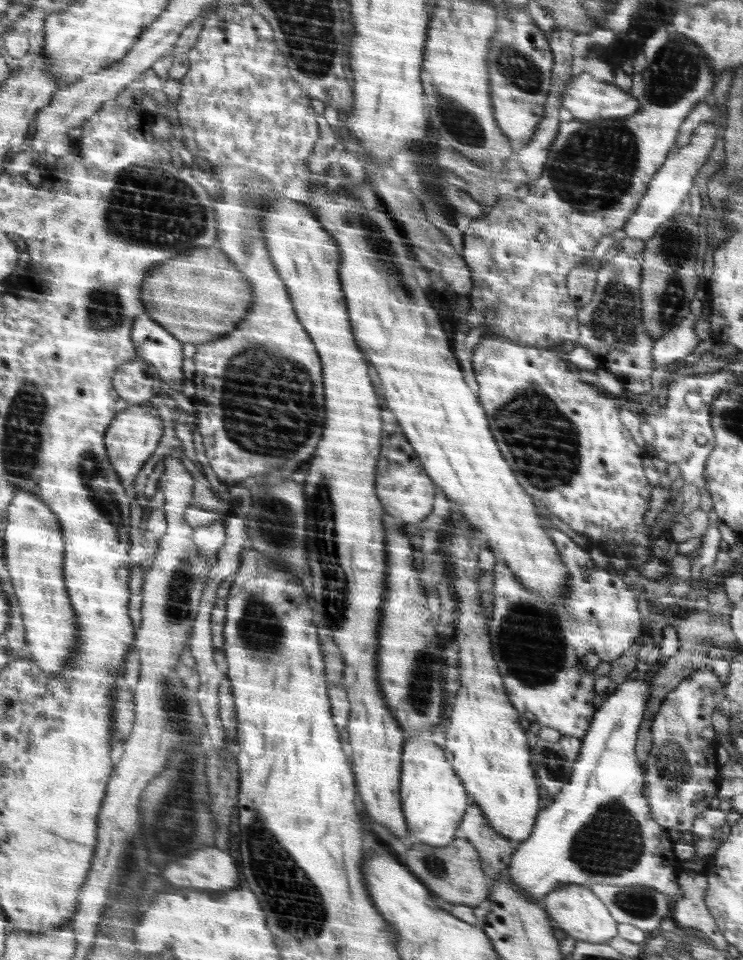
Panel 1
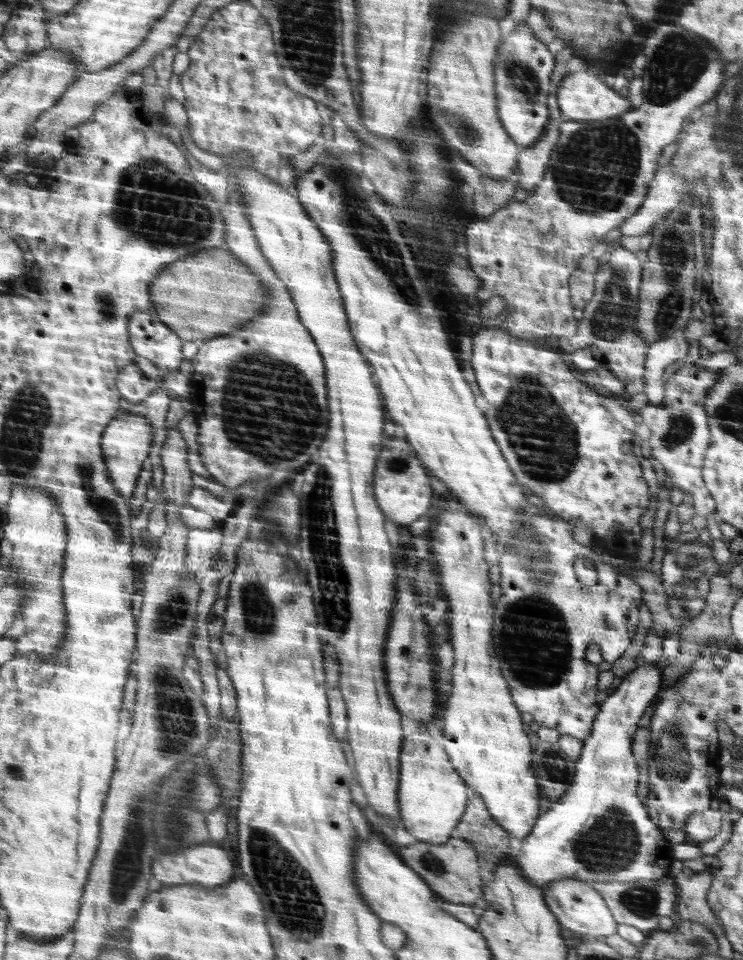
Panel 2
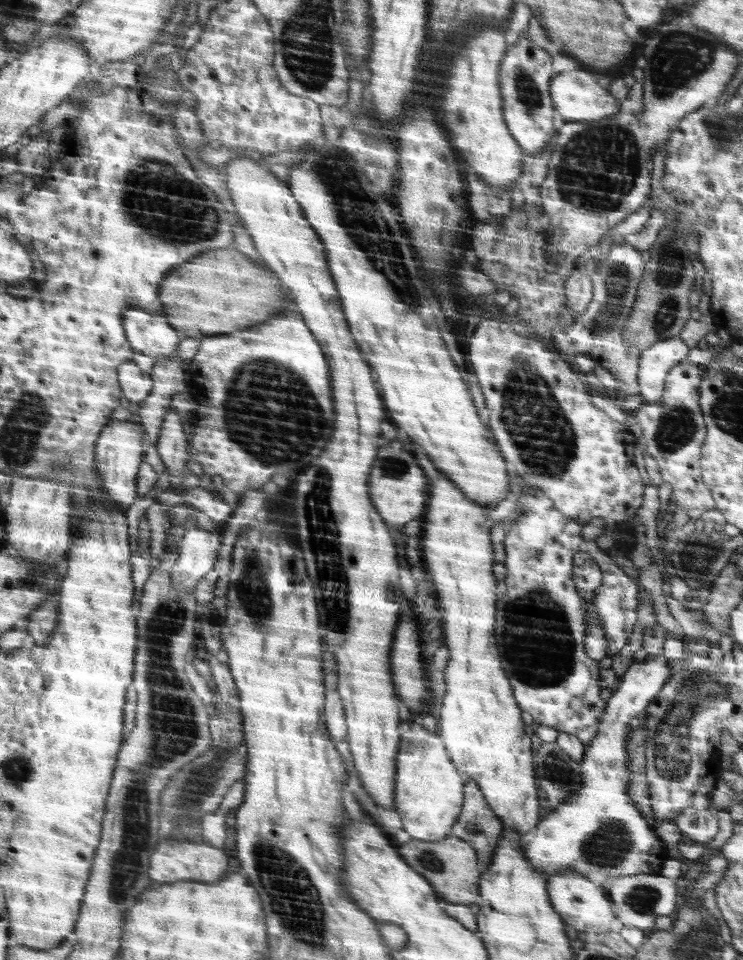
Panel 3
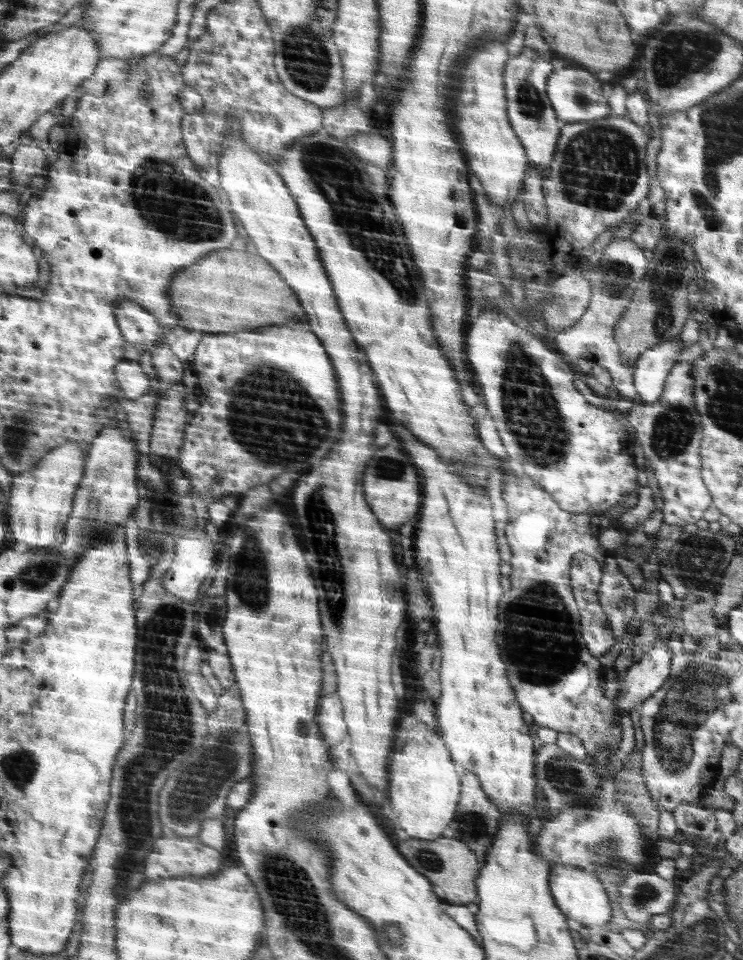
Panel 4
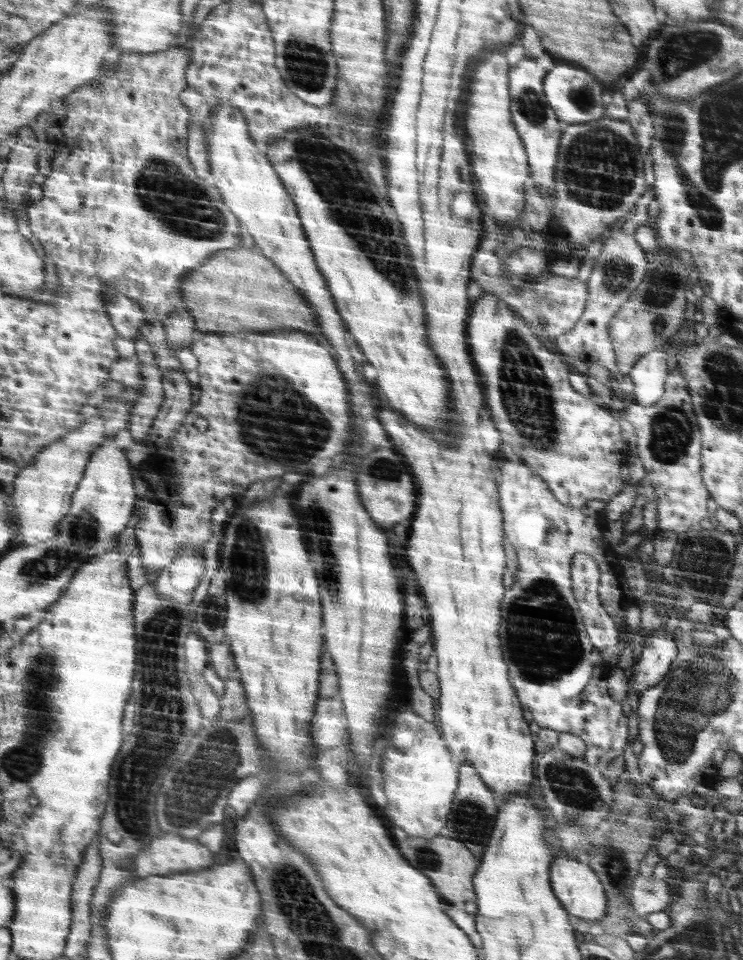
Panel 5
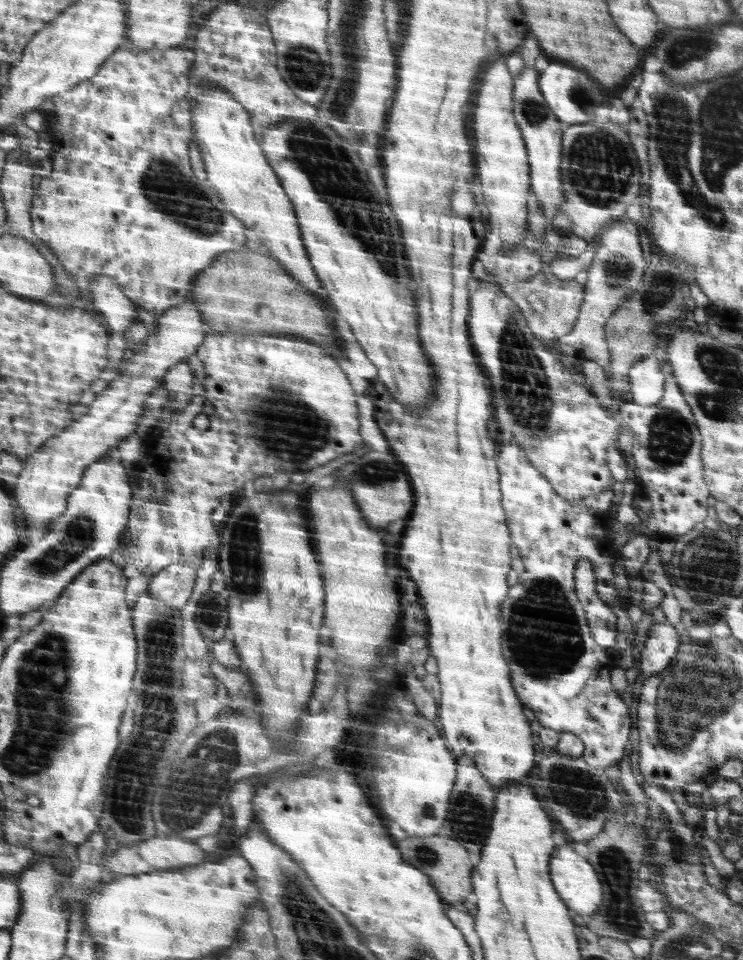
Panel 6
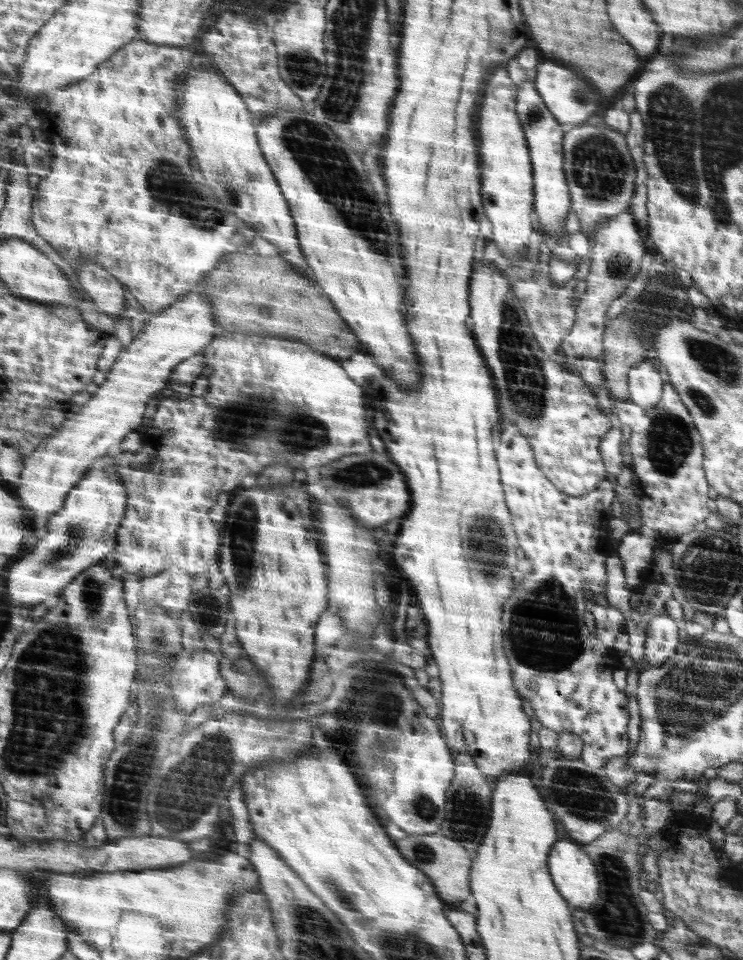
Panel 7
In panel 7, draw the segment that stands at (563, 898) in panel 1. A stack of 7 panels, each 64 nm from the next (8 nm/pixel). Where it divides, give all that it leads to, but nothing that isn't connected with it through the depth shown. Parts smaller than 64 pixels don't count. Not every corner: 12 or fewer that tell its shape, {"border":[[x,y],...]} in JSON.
{"border":[[570,840],[549,853],[549,873],[575,908],[599,897],[592,859]]}

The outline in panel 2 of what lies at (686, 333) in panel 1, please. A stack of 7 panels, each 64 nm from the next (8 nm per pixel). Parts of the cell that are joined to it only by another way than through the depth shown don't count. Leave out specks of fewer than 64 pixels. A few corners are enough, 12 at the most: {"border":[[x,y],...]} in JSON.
{"border":[[685,330],[648,345],[646,390],[652,406],[661,404],[664,368],[688,354]]}

